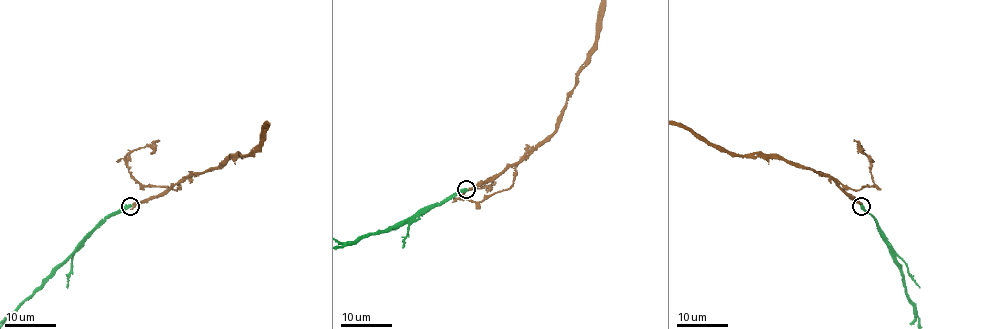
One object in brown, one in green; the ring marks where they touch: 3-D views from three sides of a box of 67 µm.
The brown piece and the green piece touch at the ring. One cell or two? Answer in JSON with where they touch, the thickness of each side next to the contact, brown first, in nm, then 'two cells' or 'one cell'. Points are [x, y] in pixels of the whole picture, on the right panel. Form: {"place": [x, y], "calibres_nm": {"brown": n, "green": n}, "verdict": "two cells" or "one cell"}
{"place": [861, 206], "calibres_nm": {"brown": 100, "green": 550}, "verdict": "one cell"}

